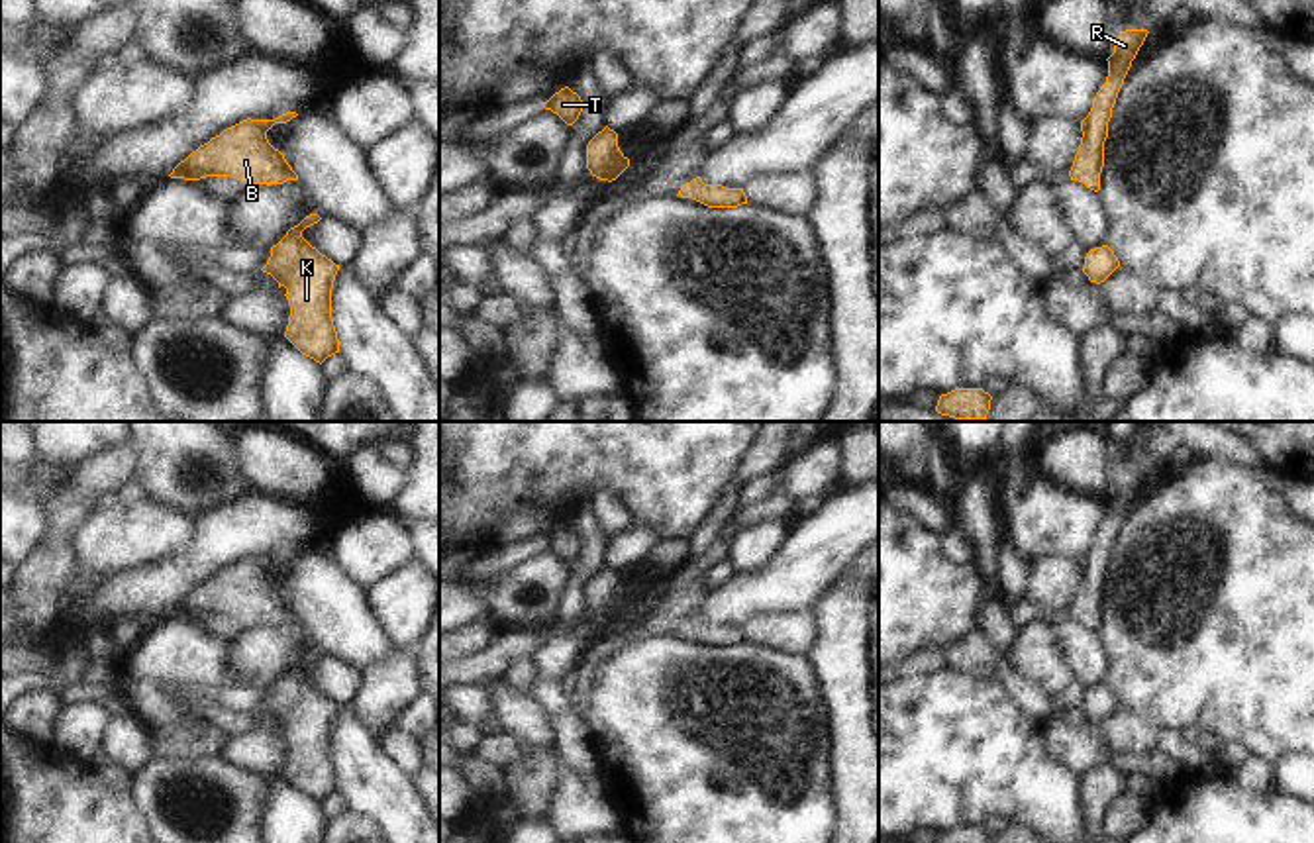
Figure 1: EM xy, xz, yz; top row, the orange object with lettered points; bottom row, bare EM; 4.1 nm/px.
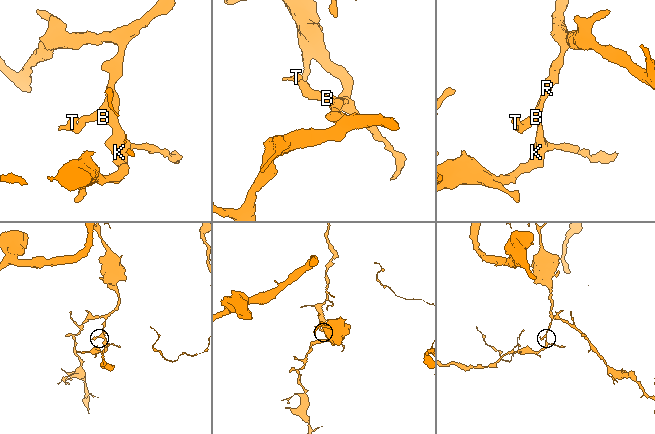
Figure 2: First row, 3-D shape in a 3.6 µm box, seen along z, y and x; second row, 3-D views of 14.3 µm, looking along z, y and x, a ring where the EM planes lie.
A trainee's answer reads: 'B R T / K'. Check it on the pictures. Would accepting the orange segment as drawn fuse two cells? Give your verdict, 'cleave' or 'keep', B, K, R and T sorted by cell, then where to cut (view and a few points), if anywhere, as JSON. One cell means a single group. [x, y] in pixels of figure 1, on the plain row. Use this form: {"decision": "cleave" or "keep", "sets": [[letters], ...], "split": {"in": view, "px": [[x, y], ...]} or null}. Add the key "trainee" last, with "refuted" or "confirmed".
{"decision": "keep", "sets": [["B", "K", "R", "T"]], "split": null, "trainee": "refuted"}

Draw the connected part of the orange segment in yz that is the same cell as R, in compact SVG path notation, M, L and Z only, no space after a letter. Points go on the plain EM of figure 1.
M1126 469L1114 480L1114 492L1108 500L1108 516L1092 539L1088 555L1081 561L1081 584L1069 610L1071 620L1083 621L1087 627L1100 629L1100 612L1104 606L1104 580L1108 576L1108 561L1116 543L1124 518L1147 476L1147 469Z

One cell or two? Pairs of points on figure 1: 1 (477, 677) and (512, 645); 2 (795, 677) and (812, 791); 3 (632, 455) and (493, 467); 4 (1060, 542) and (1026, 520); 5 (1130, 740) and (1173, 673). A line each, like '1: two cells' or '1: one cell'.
1: one cell
2: one cell
3: one cell
4: one cell
5: two cells

